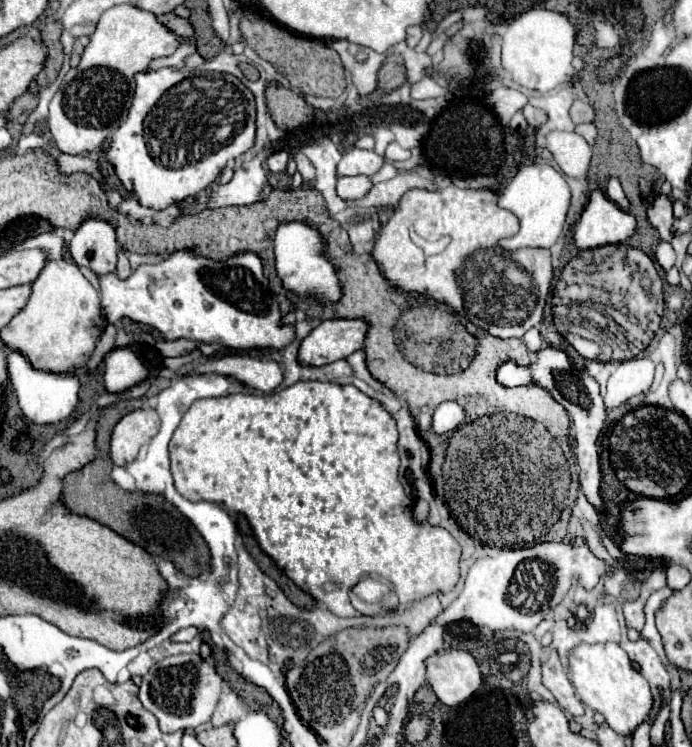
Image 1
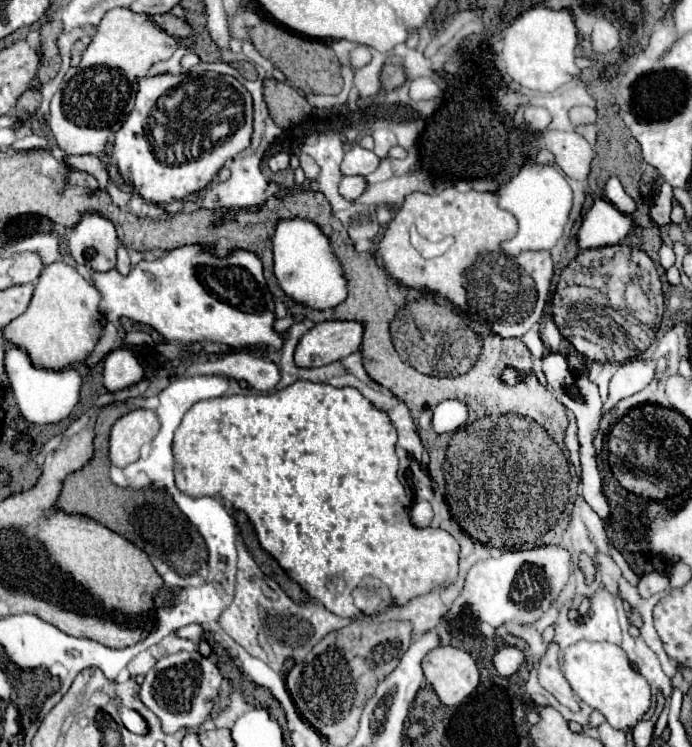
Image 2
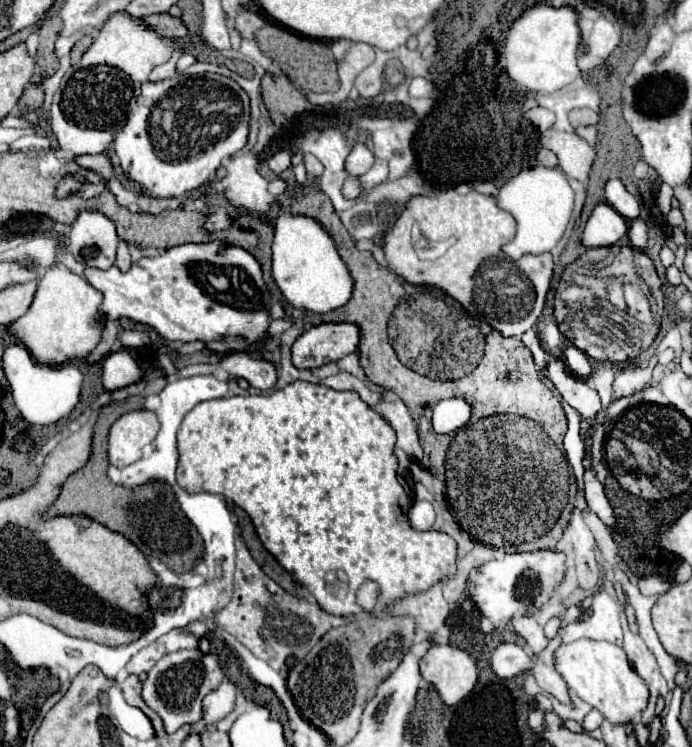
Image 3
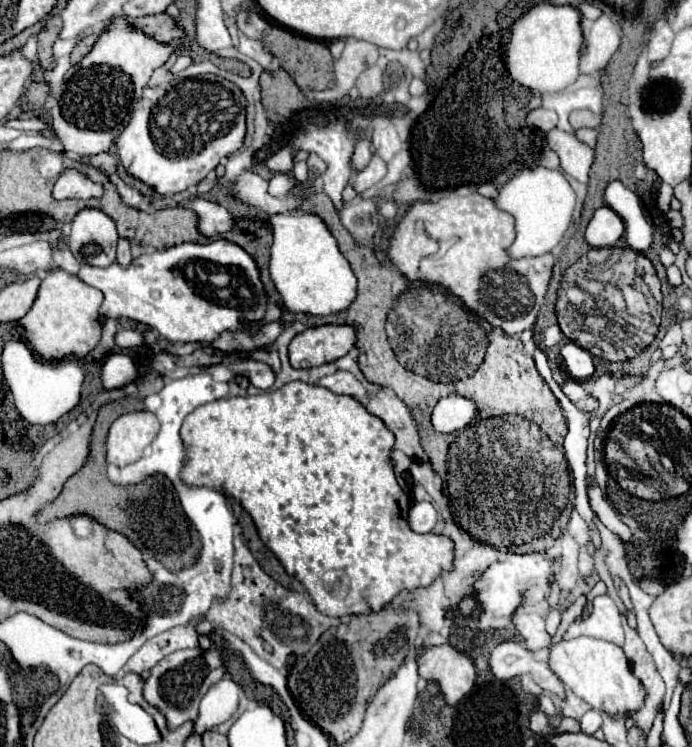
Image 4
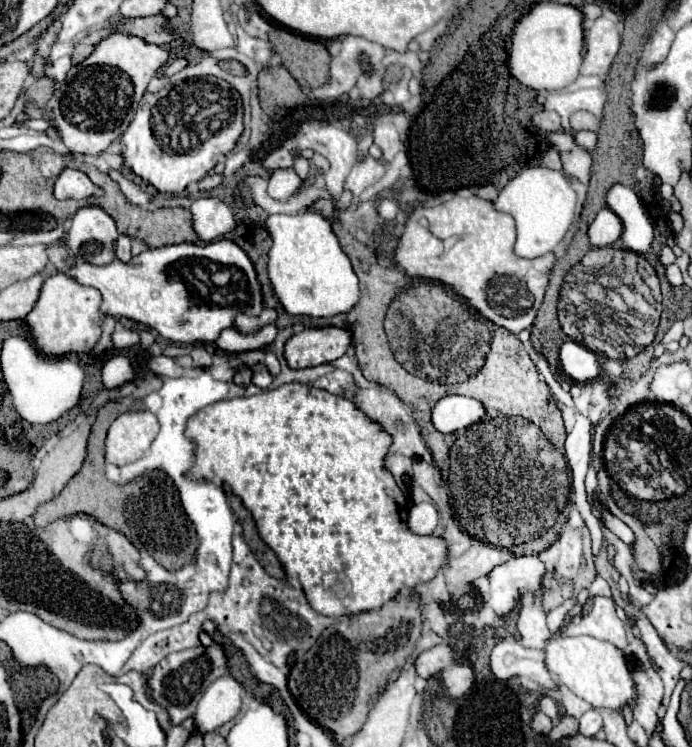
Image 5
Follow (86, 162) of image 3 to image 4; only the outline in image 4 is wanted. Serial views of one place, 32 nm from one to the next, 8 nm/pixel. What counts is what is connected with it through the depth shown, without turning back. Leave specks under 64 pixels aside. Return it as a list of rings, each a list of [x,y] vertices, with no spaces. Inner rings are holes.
[[[102,152],[102,154],[98,154],[98,156],[94,156],[94,158],[92,158],[92,164],[94,164],[94,166],[98,166],[98,164],[104,164],[104,166],[106,166],[106,168],[104,168],[104,172],[110,176],[112,172],[116,172],[116,168],[118,168],[120,160],[118,160],[114,154]]]

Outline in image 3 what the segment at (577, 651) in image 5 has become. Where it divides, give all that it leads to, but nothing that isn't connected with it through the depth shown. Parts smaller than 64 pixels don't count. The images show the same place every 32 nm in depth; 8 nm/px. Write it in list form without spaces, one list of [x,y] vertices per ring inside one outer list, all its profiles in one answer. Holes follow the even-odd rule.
[[[588,638],[560,644],[554,650],[554,668],[578,698],[600,710],[614,724],[626,724],[634,720],[648,704],[648,688],[644,680],[632,670],[624,650],[616,644]]]

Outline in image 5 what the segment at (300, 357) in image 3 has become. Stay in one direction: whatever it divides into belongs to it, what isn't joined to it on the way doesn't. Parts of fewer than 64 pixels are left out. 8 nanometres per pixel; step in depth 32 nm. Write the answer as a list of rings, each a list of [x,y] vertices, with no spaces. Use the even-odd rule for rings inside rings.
[[[344,328],[302,330],[284,344],[284,358],[290,368],[308,368],[334,362],[350,348],[350,332]]]

